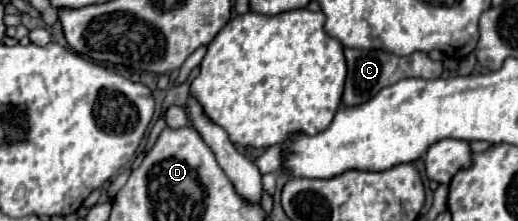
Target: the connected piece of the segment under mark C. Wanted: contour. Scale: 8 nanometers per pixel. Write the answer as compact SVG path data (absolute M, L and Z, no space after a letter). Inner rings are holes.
M344 48L346 56L346 84L344 84L344 94L342 94L342 106L358 106L368 102L376 92L380 92L386 86L396 84L402 78L408 76L422 76L422 78L440 78L442 76L442 62L432 60L426 52L412 52L408 56L396 56L386 50L362 50L362 48Z

